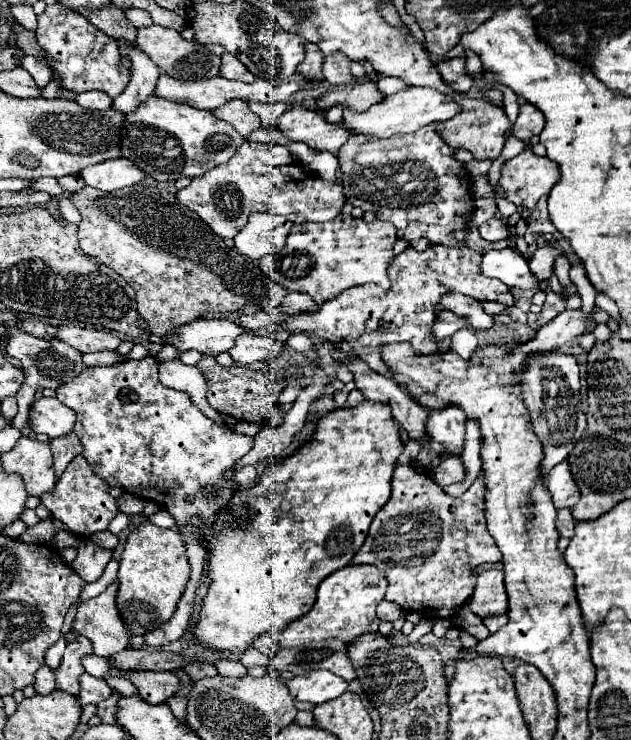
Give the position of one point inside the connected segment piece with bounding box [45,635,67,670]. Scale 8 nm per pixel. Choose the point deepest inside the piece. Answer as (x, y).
(53, 657)

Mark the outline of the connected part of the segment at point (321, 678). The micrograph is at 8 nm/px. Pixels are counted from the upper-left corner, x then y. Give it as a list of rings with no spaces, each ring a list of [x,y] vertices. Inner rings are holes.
[[[311,670],[307,674],[287,680],[287,688],[293,700],[311,702],[315,706],[341,696],[347,690],[347,684],[349,684],[347,680],[335,676],[329,670]]]

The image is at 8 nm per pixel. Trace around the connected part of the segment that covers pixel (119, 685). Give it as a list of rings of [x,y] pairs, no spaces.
[[[113,674],[113,676],[109,676],[109,678],[105,678],[107,680],[107,684],[115,690],[115,692],[119,692],[119,694],[129,694],[129,696],[133,696],[133,694],[137,694],[137,690],[135,690],[135,686],[125,678],[125,676],[119,676],[119,674]]]

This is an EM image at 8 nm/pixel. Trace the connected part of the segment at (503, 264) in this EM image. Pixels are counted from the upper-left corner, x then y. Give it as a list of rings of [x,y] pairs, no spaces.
[[[511,248],[483,252],[479,270],[489,278],[501,280],[509,288],[535,288],[539,284],[539,280],[529,272],[527,260]]]

